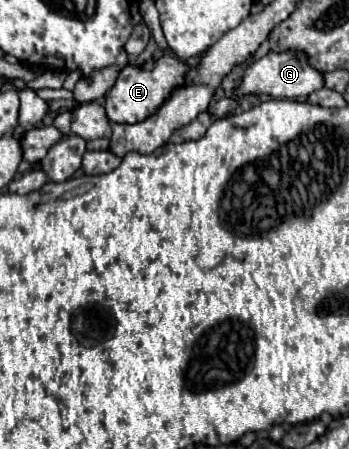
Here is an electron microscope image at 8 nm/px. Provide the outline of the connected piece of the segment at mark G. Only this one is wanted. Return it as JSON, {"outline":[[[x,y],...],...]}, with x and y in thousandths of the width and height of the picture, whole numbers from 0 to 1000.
{"outline":[[[814,111],[814,116],[768,116],[756,129],[722,138],[699,165],[688,196],[676,200],[682,214],[699,209],[768,209],[779,218],[877,218],[900,200],[928,192],[928,169],[905,151],[888,147],[871,116]]]}

